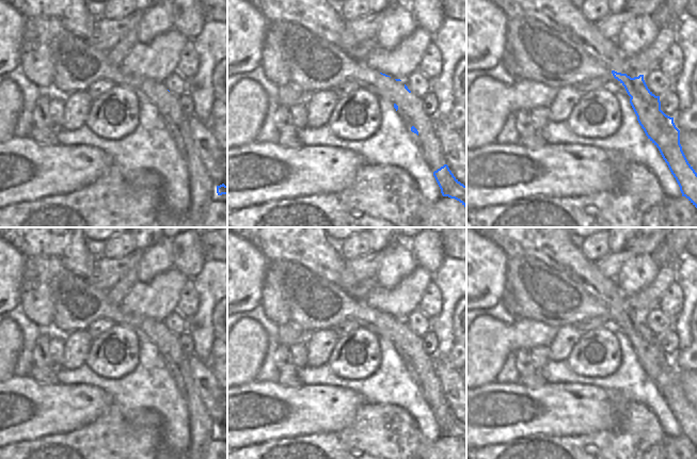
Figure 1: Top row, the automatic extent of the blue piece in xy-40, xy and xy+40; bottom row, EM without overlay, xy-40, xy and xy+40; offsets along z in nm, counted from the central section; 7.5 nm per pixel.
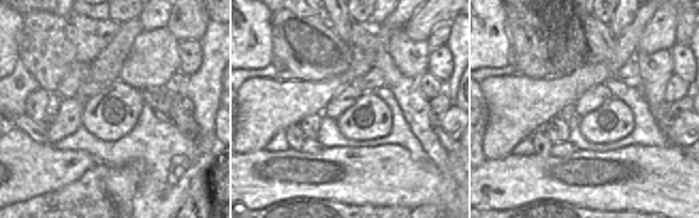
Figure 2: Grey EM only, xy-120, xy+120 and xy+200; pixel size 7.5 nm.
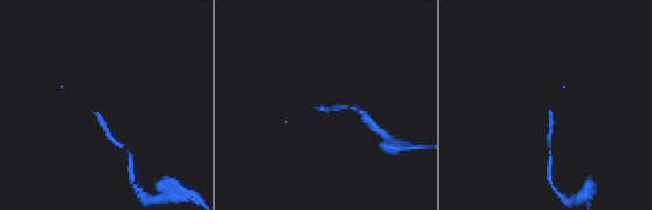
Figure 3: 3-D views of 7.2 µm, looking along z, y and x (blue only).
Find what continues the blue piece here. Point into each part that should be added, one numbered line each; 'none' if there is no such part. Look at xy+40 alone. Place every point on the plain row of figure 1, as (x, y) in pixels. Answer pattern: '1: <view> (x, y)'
1: xy+40 (552, 246)

